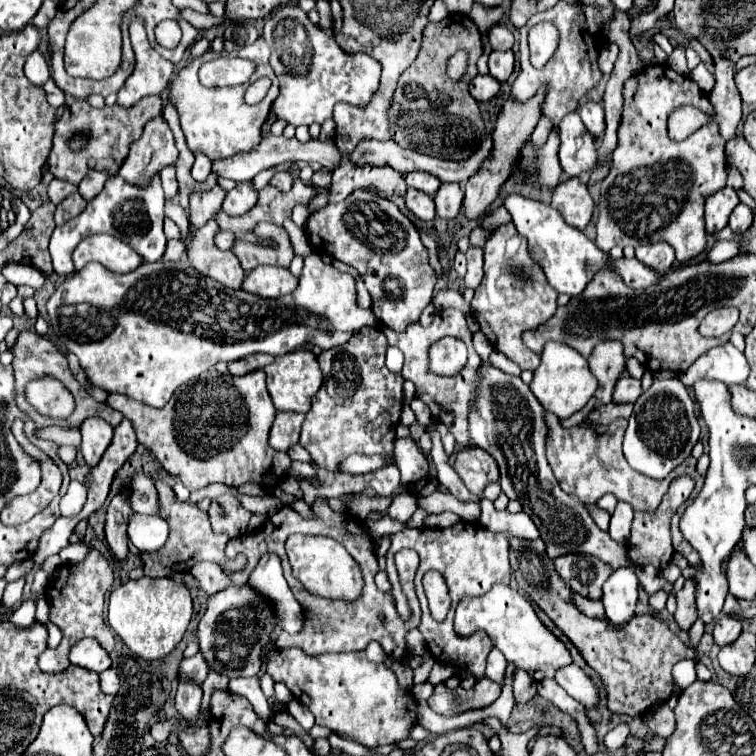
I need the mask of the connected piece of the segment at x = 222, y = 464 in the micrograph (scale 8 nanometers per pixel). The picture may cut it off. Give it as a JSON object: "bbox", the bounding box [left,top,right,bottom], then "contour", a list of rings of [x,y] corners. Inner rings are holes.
{"bbox":[107,371,289,491],"contour":[[[251,371],[243,377],[233,377],[231,373],[205,373],[199,379],[179,387],[171,401],[163,409],[151,409],[149,405],[141,405],[125,395],[109,393],[107,403],[121,411],[139,433],[139,443],[145,445],[167,471],[169,477],[181,479],[189,491],[203,489],[211,483],[225,483],[229,487],[239,487],[243,483],[257,483],[257,485],[277,485],[279,479],[285,475],[289,467],[287,453],[279,453],[269,447],[267,435],[269,427],[275,419],[275,407],[265,387],[265,371]]]}

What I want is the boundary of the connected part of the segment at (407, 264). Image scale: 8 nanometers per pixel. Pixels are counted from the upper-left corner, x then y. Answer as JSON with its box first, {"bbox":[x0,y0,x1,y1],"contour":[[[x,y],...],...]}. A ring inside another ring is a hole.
{"bbox":[307,191,437,331],"contour":[[[353,191],[347,201],[341,201],[337,207],[327,205],[325,209],[315,211],[307,221],[307,235],[317,253],[329,253],[331,257],[355,267],[371,293],[371,311],[375,313],[375,317],[393,331],[403,331],[409,323],[419,321],[421,311],[431,303],[437,275],[435,269],[429,265],[427,247],[423,245],[421,235],[411,219],[407,219],[395,203],[385,199],[369,201],[371,197],[371,191]]]}

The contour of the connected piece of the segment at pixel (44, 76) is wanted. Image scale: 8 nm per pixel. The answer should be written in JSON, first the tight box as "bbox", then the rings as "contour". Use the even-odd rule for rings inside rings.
{"bbox":[25,51,49,85],"contour":[[[33,51],[27,57],[25,75],[35,85],[43,85],[49,79],[49,65],[47,65],[47,59],[45,59],[45,55],[41,51]]]}

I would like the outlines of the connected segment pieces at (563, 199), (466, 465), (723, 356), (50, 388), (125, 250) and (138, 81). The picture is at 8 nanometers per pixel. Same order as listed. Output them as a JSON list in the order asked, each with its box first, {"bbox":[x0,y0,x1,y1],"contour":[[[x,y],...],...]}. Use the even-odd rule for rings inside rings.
[{"bbox":[551,177,595,231],"contour":[[[571,177],[553,189],[551,207],[555,207],[569,225],[583,231],[591,221],[595,203],[587,185],[583,185],[577,177]]]},{"bbox":[455,447,499,493],"contour":[[[467,447],[459,451],[455,471],[465,481],[471,493],[483,493],[487,485],[499,481],[499,469],[495,459],[479,447]]]},{"bbox":[681,341,749,385],"contour":[[[727,341],[703,353],[685,373],[681,373],[681,381],[685,385],[691,385],[697,377],[711,377],[727,385],[735,385],[735,383],[745,383],[747,375],[749,375],[749,365],[745,361],[745,355]]]},{"bbox":[27,379,75,419],"contour":[[[35,379],[27,385],[29,403],[37,407],[43,417],[67,419],[75,409],[71,393],[57,379]]]},{"bbox":[73,235,143,273],"contour":[[[91,235],[75,247],[73,263],[77,271],[91,261],[101,263],[113,273],[129,273],[143,263],[139,253],[135,253],[127,243],[111,235]]]},{"bbox":[117,23,173,107],"contour":[[[131,23],[131,45],[135,51],[135,69],[125,85],[119,89],[117,103],[121,107],[135,105],[141,97],[159,95],[173,79],[173,63],[163,59],[147,41],[145,27],[141,23]]]}]

